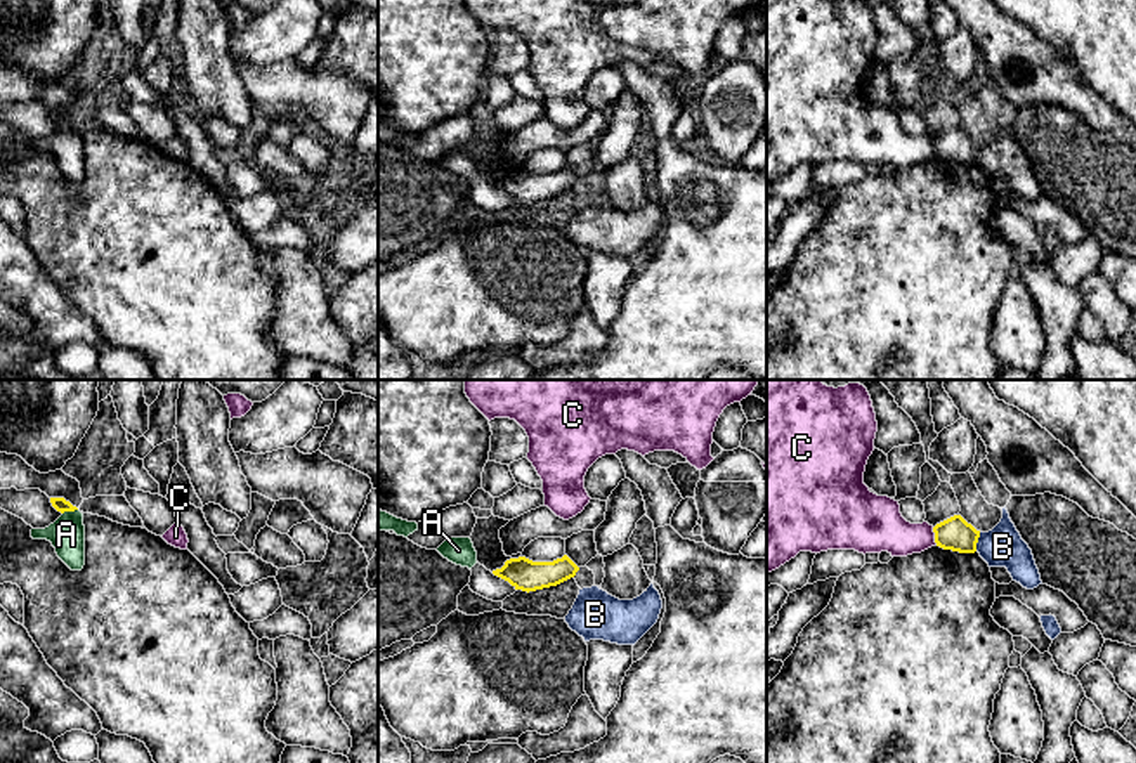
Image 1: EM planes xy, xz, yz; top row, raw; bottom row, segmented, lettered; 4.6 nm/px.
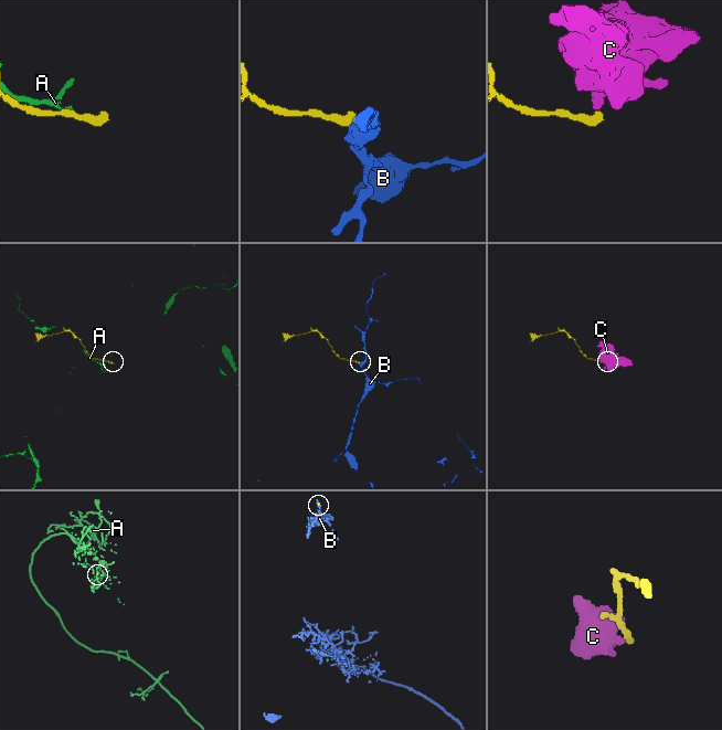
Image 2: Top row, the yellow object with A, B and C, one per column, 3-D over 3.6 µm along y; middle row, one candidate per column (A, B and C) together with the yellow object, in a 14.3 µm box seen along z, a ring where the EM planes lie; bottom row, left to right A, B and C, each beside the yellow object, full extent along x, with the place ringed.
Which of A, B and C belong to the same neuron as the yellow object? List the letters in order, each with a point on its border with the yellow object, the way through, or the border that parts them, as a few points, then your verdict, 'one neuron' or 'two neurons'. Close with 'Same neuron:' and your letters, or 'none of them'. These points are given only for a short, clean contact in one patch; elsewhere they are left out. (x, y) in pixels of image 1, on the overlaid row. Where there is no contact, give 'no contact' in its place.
A: xy (70, 510) | two neurons
B: yz (977, 541) | along yz (980, 533), (975, 550) | two neurons
C: yz (935, 536) | along yz (932, 528), (937, 543) | two neurons
Same neuron: none of them

